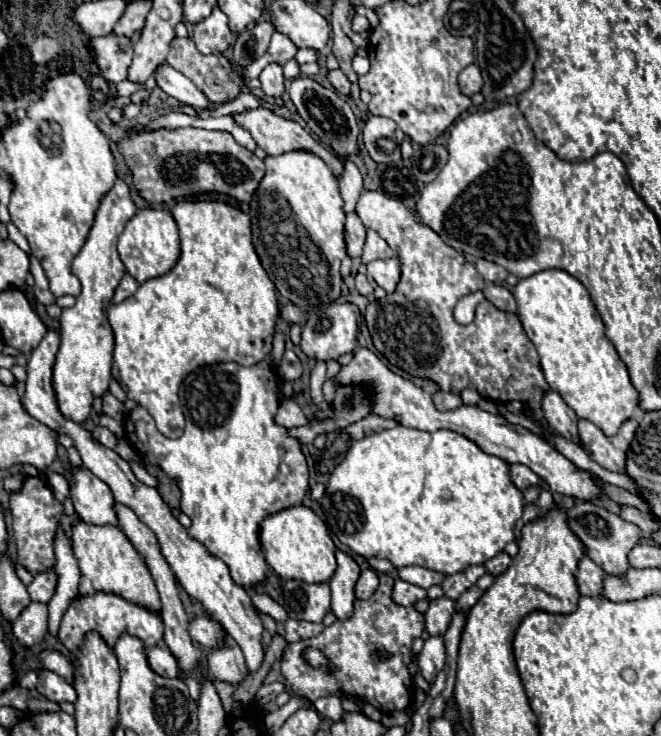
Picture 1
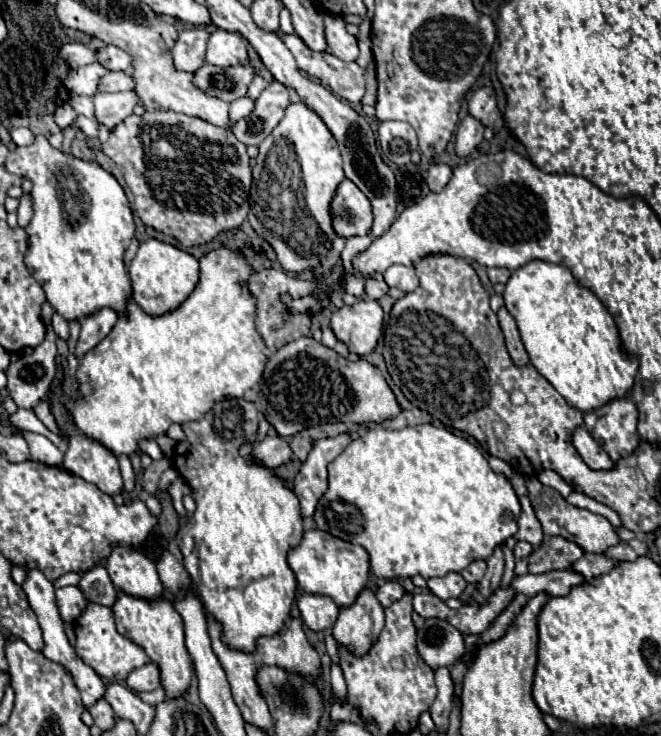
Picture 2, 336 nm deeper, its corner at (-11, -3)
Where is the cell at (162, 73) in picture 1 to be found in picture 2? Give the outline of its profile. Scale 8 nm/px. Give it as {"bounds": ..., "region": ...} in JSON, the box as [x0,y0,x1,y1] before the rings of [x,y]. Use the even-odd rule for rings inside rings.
{"bounds":[96,44,132,70],"region":[[[112,44],[96,50],[96,62],[108,70],[130,70],[132,66],[132,58]]]}

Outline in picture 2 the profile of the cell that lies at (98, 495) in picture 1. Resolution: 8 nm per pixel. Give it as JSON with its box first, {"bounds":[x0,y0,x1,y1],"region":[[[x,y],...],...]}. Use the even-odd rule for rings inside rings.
{"bounds":[106,546,166,600],"region":[[[116,546],[108,556],[106,570],[114,586],[140,600],[158,600],[166,596],[166,588],[158,578],[156,564],[138,550]]]}

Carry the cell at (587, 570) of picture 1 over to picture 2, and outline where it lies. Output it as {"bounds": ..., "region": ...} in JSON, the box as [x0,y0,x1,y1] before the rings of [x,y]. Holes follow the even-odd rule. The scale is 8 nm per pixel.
{"bounds":[516,536,582,576],"region":[[[548,536],[540,548],[530,556],[516,562],[516,576],[522,574],[544,574],[550,570],[568,570],[572,560],[580,560],[582,548],[562,536]]]}

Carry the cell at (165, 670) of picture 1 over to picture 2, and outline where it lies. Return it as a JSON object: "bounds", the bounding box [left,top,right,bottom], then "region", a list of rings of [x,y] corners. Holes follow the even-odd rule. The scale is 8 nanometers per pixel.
{"bounds":[126,662,160,692],"region":[[[148,662],[148,664],[136,668],[134,672],[130,672],[130,676],[126,678],[126,686],[134,692],[156,690],[160,686],[160,670],[156,668],[156,664]]]}

